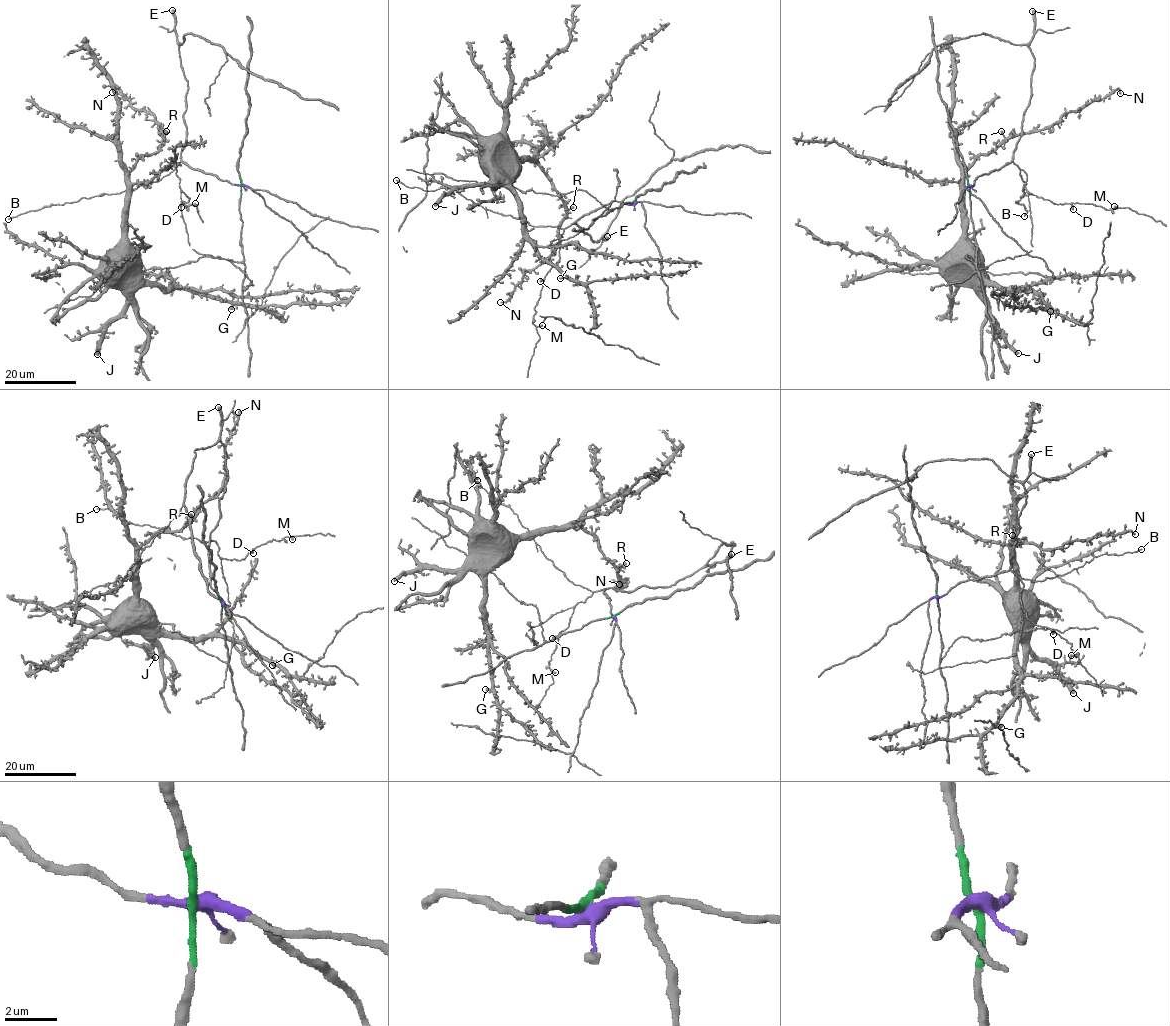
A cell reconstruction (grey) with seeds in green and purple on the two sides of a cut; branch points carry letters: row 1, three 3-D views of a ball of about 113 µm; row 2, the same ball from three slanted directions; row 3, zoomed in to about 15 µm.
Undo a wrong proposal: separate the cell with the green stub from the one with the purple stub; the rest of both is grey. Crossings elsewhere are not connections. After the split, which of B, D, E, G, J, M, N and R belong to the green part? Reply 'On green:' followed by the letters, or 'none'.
On green: G, J, N, R

